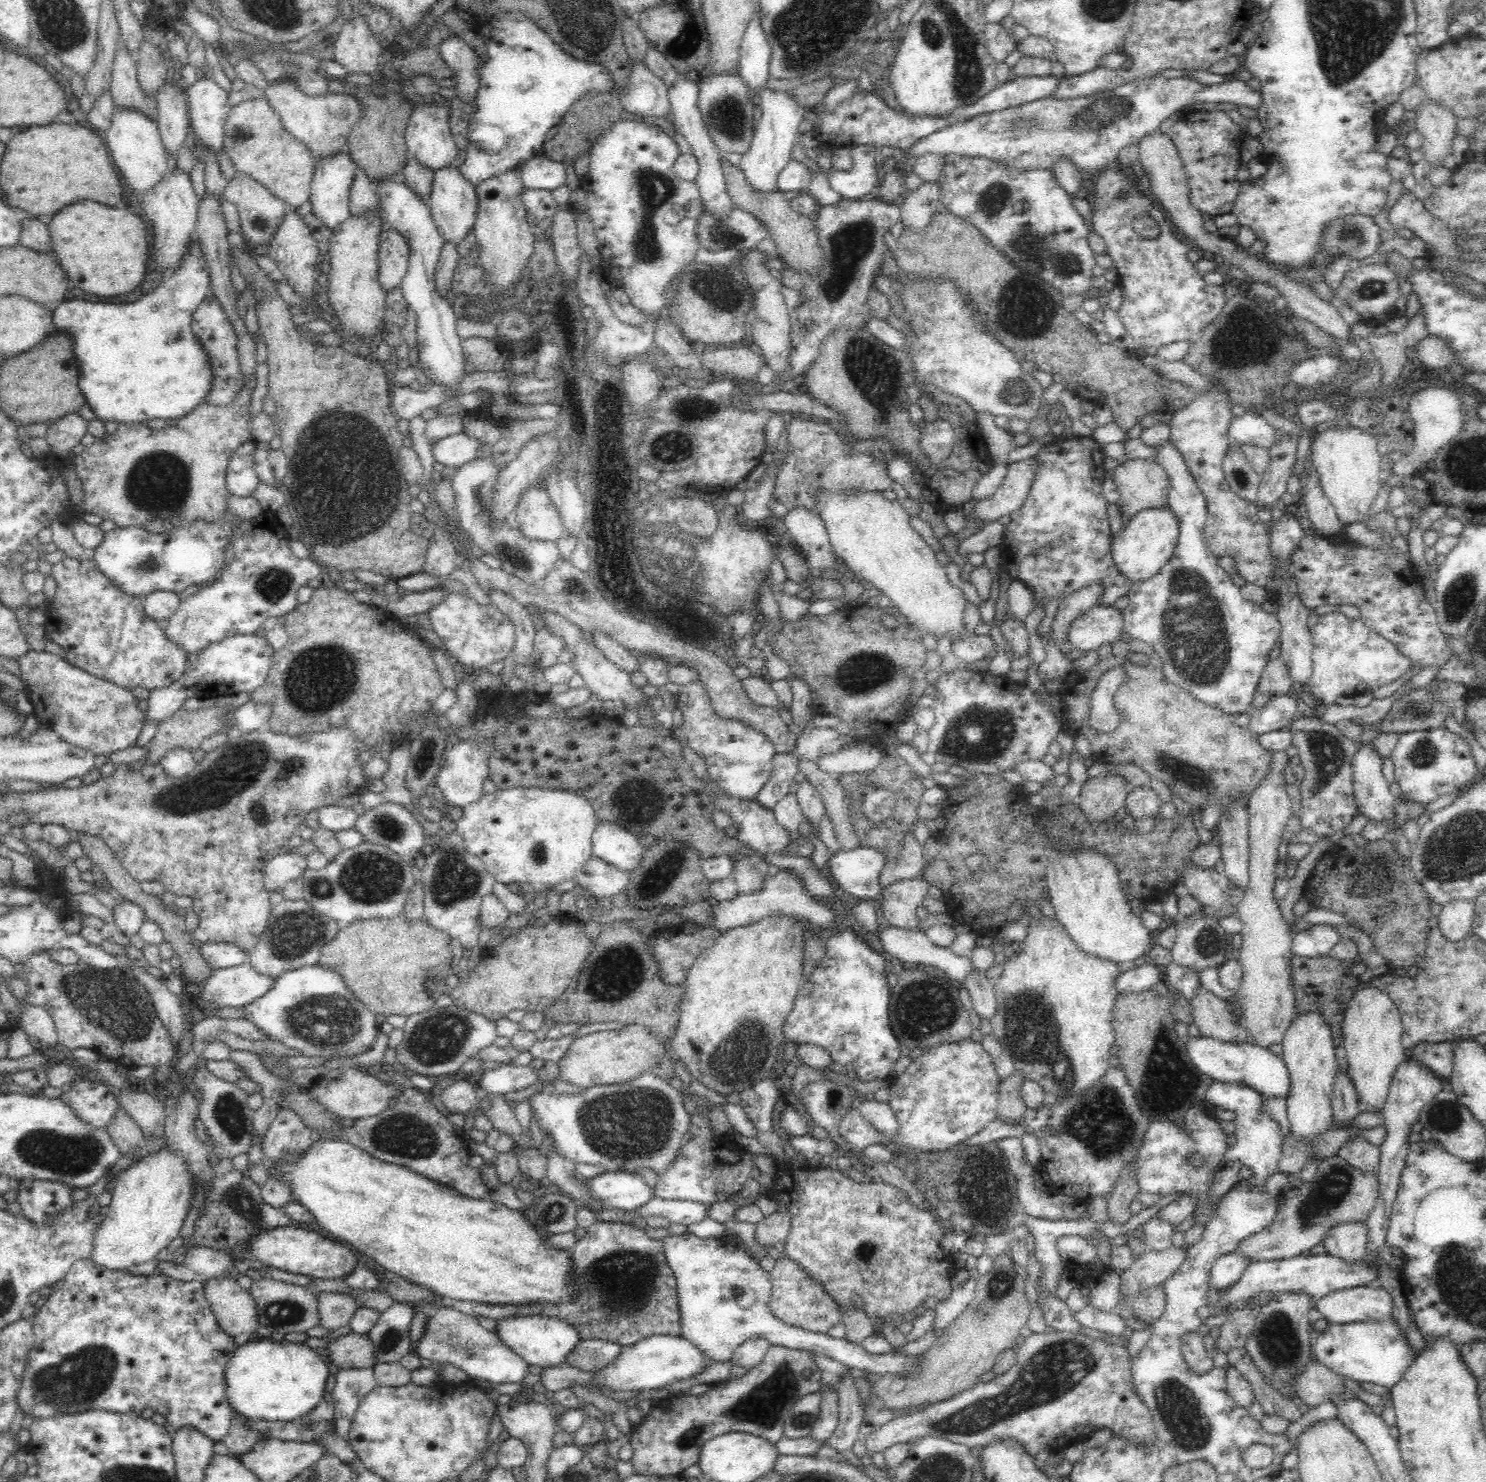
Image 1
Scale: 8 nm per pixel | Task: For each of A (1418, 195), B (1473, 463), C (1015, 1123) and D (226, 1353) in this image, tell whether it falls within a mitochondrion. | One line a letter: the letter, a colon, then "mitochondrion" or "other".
A: other
B: mitochondrion
C: other
D: other

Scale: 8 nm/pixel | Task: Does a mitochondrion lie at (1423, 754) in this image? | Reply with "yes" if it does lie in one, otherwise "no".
yes

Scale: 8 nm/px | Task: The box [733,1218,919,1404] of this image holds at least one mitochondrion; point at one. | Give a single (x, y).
(865, 1254)

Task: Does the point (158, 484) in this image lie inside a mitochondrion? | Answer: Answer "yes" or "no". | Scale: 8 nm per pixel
yes

